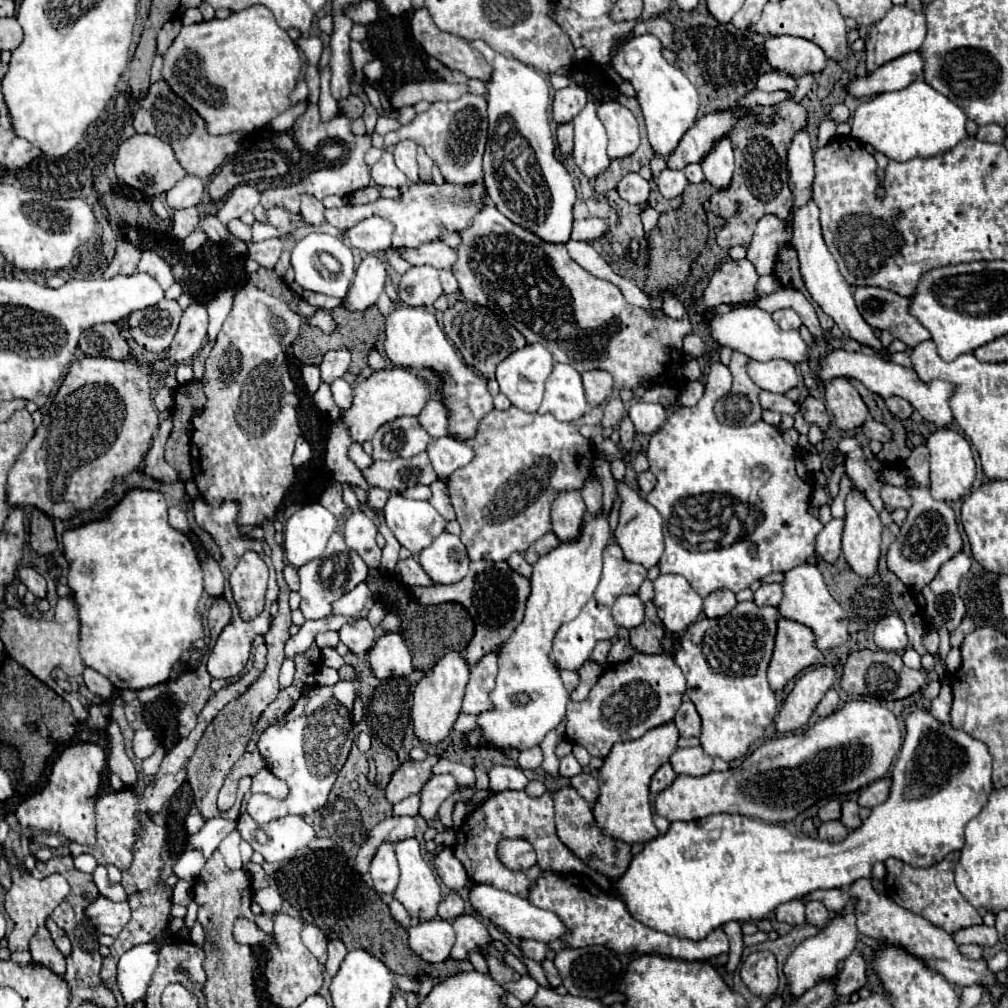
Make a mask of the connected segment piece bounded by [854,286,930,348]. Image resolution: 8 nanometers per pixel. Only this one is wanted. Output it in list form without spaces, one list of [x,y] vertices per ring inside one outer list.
[[[856,288],[854,292],[856,306],[862,318],[878,330],[888,330],[894,338],[902,340],[906,346],[914,348],[916,344],[930,338],[930,332],[908,314],[908,298],[898,296],[896,292],[884,288]]]

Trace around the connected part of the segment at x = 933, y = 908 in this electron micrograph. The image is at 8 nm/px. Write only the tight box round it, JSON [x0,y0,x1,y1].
[886,852,982,934]

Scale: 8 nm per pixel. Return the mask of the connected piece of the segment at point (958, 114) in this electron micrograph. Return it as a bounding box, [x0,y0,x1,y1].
[850,80,966,162]

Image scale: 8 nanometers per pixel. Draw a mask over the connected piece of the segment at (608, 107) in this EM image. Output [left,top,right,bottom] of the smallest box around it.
[598,102,640,156]

